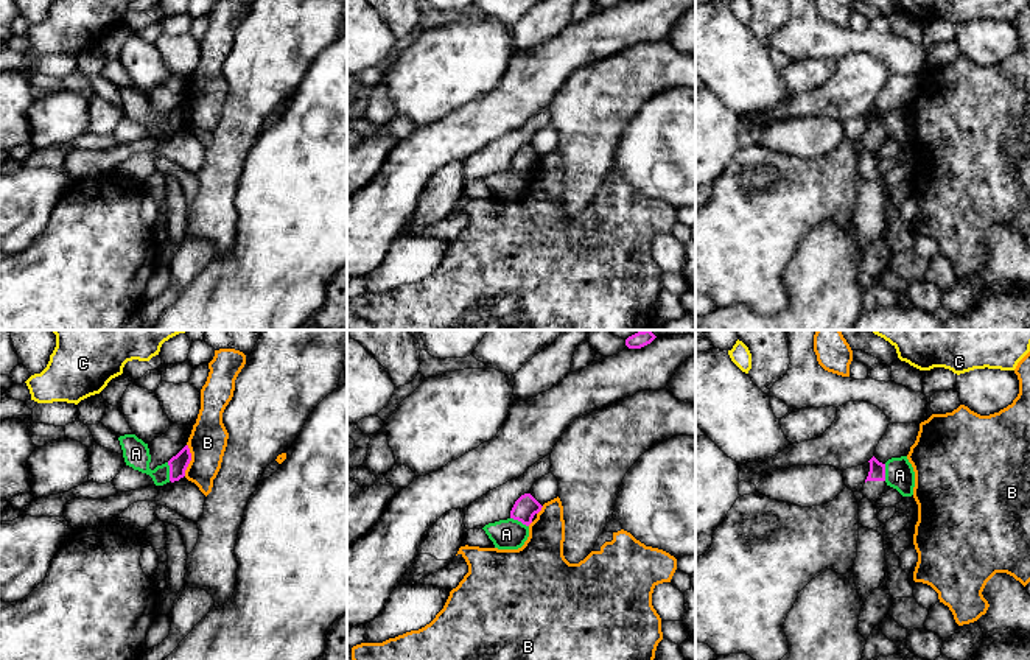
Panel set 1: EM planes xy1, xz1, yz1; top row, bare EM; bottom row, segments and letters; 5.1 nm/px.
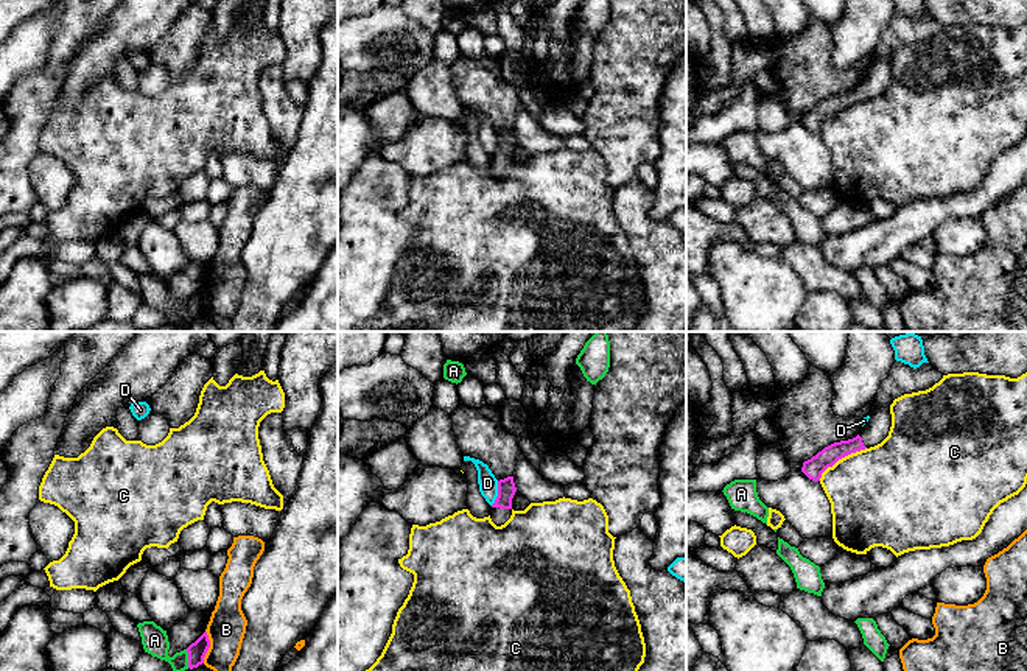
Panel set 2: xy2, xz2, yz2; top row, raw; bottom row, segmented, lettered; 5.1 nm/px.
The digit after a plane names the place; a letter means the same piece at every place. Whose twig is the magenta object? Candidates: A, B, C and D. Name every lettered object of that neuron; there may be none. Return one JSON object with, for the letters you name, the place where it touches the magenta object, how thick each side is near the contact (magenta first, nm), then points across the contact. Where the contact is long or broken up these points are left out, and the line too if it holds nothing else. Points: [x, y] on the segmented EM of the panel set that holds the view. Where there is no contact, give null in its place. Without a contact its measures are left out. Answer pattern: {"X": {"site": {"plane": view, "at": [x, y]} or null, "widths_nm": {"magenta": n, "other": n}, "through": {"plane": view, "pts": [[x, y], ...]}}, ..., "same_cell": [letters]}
{"same_cell": []}

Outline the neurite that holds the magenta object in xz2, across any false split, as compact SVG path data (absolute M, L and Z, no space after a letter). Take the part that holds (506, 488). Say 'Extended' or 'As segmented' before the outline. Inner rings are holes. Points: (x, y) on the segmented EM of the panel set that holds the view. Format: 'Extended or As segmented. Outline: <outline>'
Extended. Outline: M514 476L498 481L498 497L492 504L490 518L496 526L504 525L512 515L512 498L517 492Z

